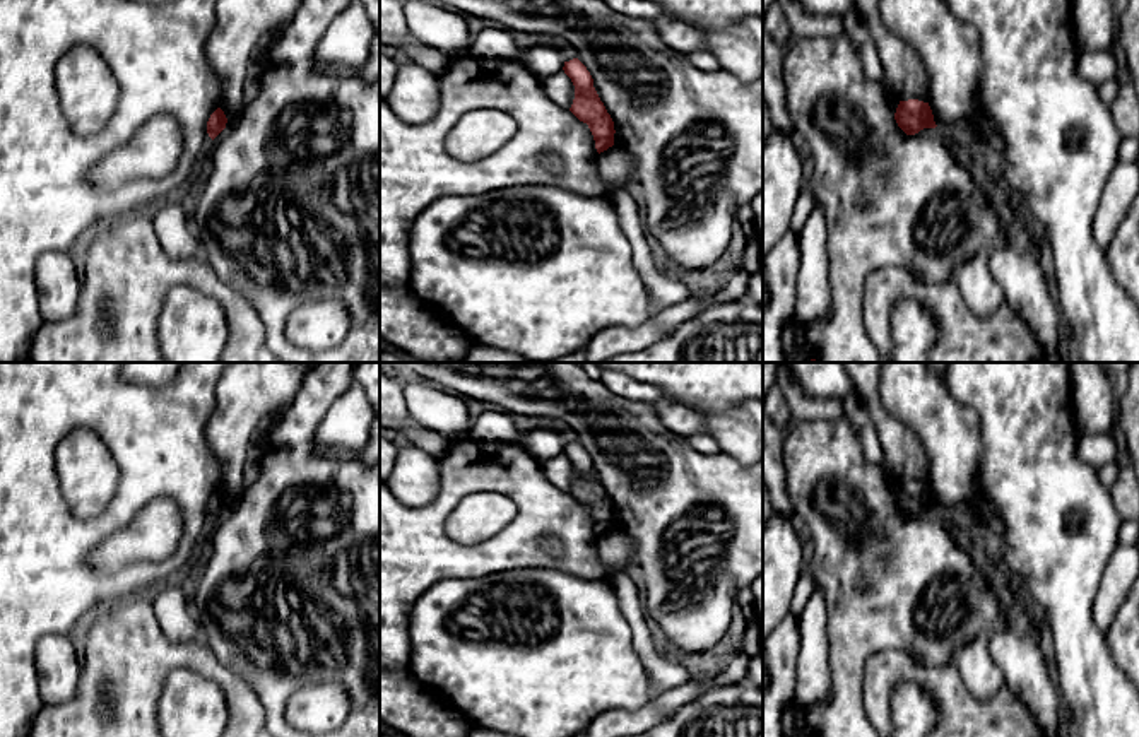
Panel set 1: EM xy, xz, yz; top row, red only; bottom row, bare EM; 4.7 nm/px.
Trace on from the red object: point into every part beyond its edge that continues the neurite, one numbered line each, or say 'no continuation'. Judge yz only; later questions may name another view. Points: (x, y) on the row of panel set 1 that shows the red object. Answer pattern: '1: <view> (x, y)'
no continuation

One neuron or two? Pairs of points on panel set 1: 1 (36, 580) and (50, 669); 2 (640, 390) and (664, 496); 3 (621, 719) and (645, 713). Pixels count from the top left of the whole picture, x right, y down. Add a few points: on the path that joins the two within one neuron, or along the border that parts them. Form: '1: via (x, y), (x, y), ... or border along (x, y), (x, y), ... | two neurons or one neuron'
1: border along (67, 635), (43, 635), (36, 642), (36, 674) | two neurons
2: border along (626, 399), (652, 404) | two neurons
3: via (626, 719), (640, 719) | one neuron

